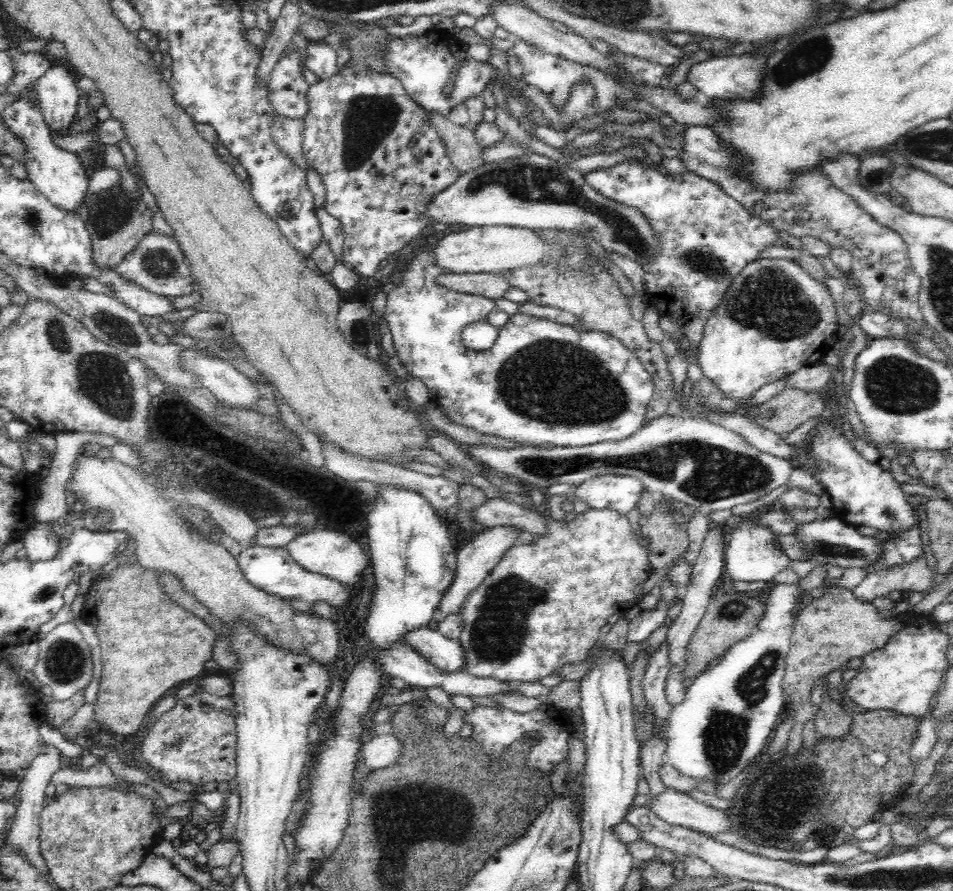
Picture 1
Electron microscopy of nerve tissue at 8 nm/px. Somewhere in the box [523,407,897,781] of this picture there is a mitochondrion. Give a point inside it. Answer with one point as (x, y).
(725, 737)

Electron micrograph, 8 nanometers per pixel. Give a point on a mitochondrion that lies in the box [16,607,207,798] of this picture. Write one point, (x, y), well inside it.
(65, 663)

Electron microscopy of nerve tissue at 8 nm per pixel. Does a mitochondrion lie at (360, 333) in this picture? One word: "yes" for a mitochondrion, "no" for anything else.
yes

